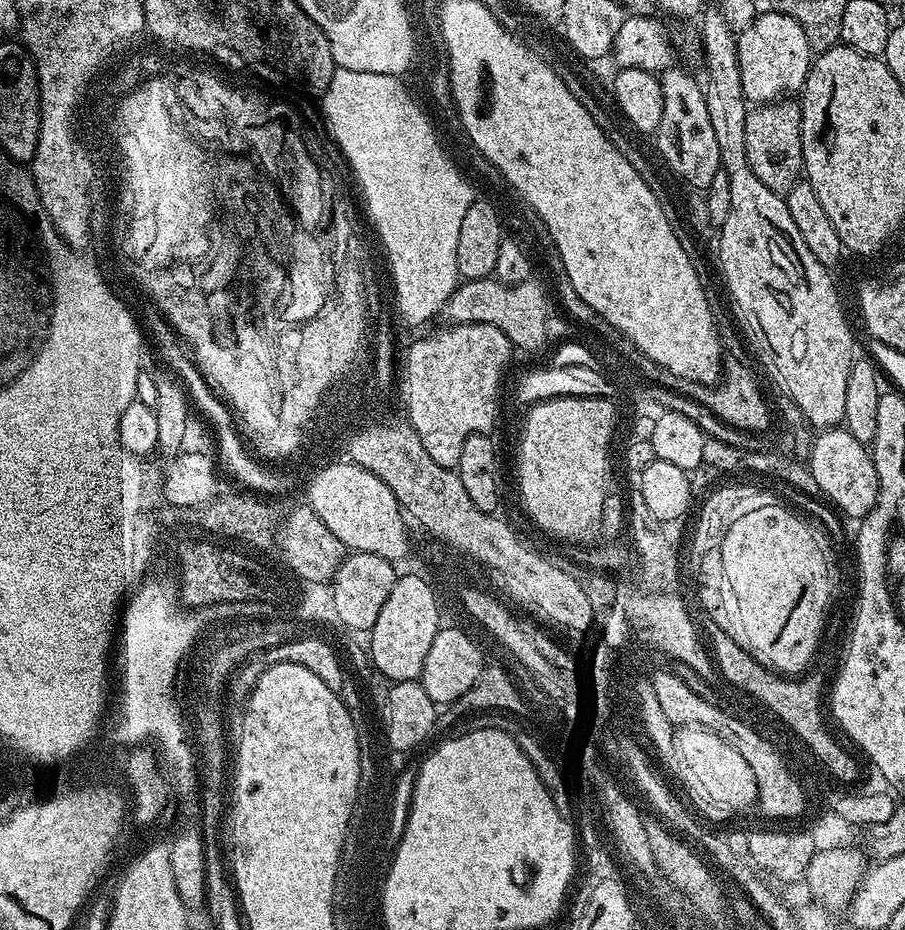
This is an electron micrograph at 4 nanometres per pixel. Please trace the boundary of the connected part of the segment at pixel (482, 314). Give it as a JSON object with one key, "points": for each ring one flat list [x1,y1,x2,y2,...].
{"points":[[495,278,464,280,444,304,443,319,453,324,489,324,498,326,513,349,536,352,548,340,548,296,535,279,520,284,504,284]]}

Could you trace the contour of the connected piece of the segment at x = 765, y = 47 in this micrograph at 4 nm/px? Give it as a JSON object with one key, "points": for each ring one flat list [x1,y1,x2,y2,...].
{"points":[[775,10,767,11,761,11,756,20,750,22,750,26,746,26,746,30,742,30,736,37,742,94,756,106,779,101,788,92,799,93,814,59,802,26,798,26,798,22,786,14]]}

